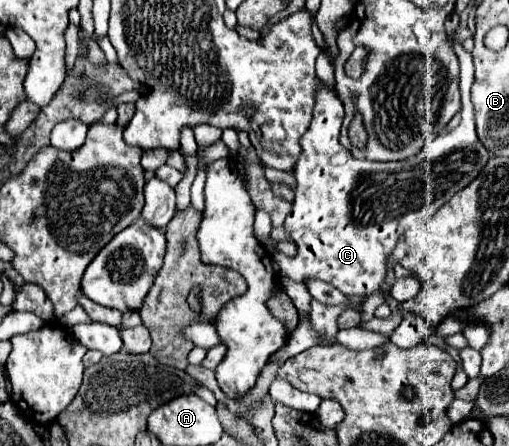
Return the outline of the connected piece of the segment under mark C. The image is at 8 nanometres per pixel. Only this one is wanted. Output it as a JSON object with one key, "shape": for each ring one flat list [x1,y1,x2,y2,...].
{"shape":[[453,44,453,48,461,64,461,124,447,134,439,134,433,142,427,142,419,154,407,160,371,162,355,158,345,146,339,144,341,122,345,116,343,104,327,88,321,88,321,98,317,98,313,122,305,132,305,138,301,138,303,152,293,170,297,178,297,192,291,212,285,218,285,230,287,236,297,244,297,254,293,258,277,254,277,258,273,260,277,276,289,276,297,282,303,282,305,278,319,278,333,284,347,296,367,298,371,294,381,294,381,284,389,268,387,260,395,250,395,242,399,240,399,236,407,232,415,222,433,216,443,206,443,202,453,198,461,188,465,188,469,182,473,182,473,178,477,178,477,174,489,160,489,152,475,134,475,118,471,104,473,60,461,44]]}

